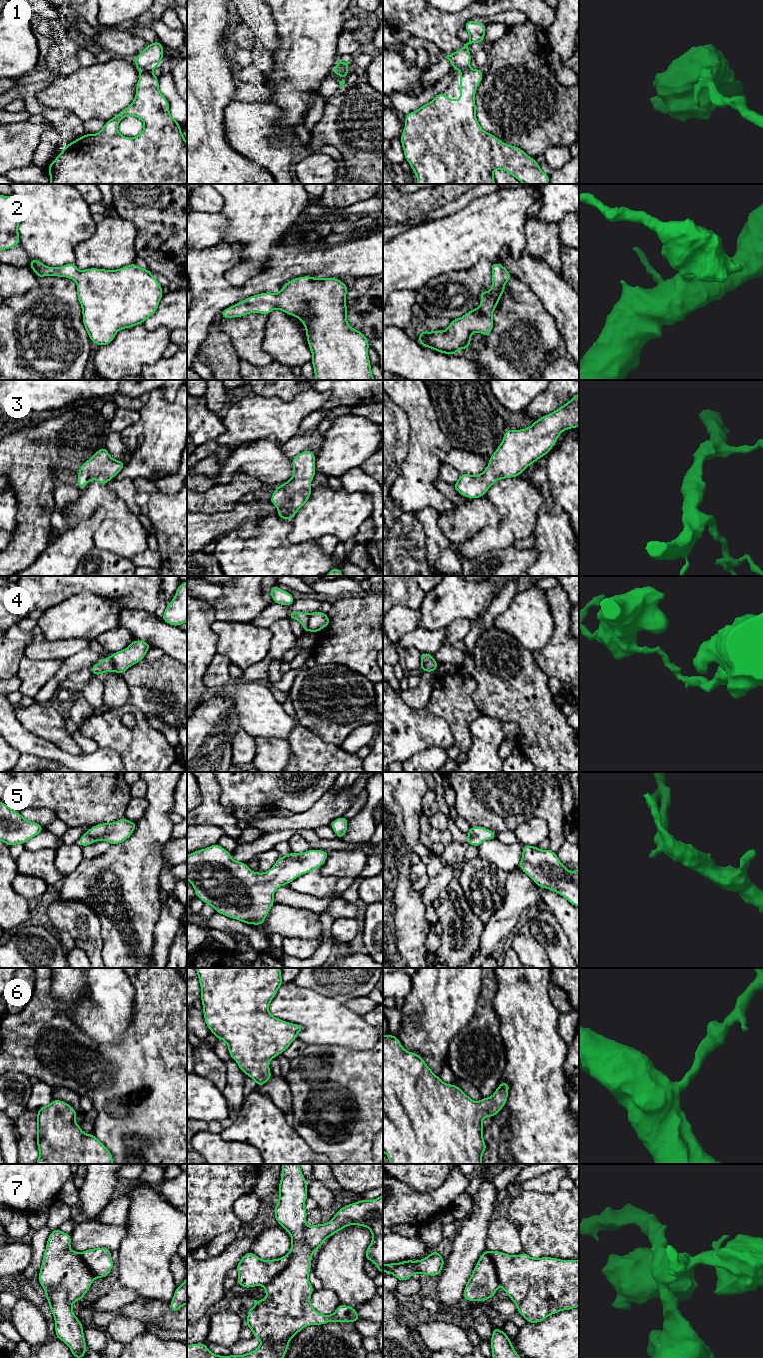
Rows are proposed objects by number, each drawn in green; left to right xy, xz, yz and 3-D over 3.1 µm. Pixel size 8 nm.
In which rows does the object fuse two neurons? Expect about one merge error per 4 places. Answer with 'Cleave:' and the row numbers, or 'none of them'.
Cleave: 1, 4, 7

